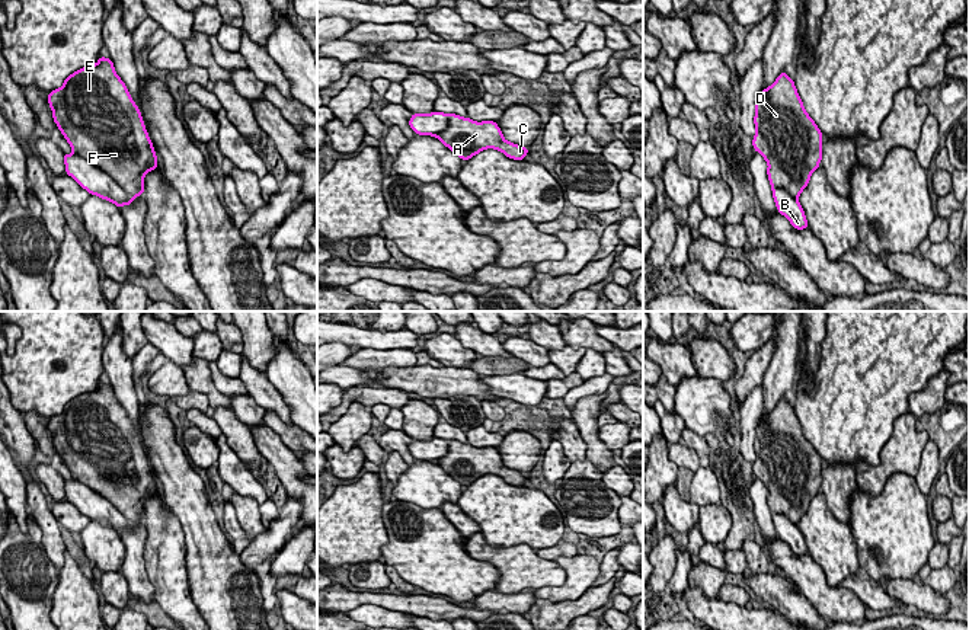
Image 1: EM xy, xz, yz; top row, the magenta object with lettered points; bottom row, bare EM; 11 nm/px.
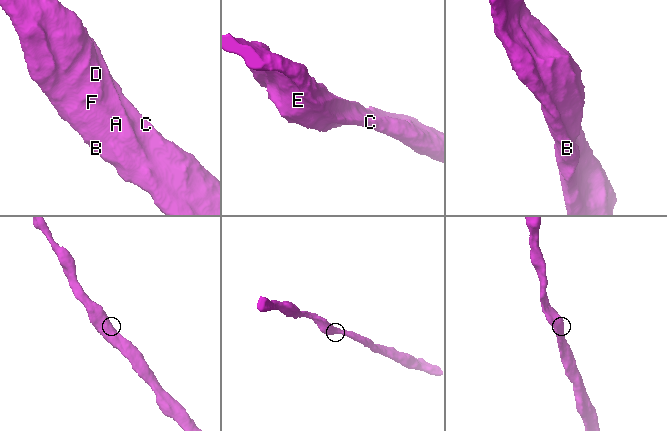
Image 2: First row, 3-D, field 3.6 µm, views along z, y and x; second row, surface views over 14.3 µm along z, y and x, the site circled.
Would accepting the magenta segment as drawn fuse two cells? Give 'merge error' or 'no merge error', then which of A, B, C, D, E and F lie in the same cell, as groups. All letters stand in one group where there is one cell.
no merge error; A B C D E F

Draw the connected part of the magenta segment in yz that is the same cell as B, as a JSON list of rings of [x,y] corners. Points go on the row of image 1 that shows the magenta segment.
[[[783,71],[755,102],[754,150],[768,163],[775,207],[796,230],[808,228],[797,198],[822,160],[822,132],[808,115],[794,81]]]

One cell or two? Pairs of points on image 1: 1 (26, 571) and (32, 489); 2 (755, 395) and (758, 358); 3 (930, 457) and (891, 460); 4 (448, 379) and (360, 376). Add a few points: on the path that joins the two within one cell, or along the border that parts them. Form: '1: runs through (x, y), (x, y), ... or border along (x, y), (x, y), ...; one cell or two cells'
1: runs through (38, 550), (38, 509); one cell
2: runs through (755, 386), (755, 367); one cell
3: runs through (920, 459), (901, 459); one cell
4: runs through (427, 379), (381, 376); one cell

